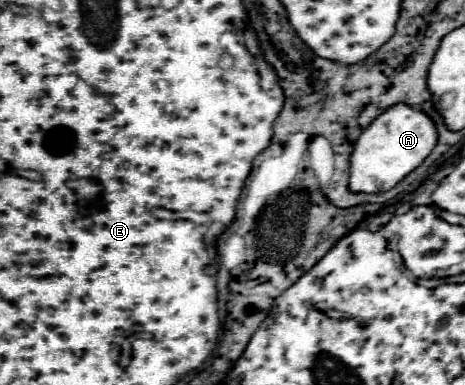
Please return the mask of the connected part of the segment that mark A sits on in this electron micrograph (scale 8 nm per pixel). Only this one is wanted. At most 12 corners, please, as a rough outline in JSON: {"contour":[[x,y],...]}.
{"contour":[[388,107],[350,157],[350,191],[394,187],[430,155],[436,123]]}

